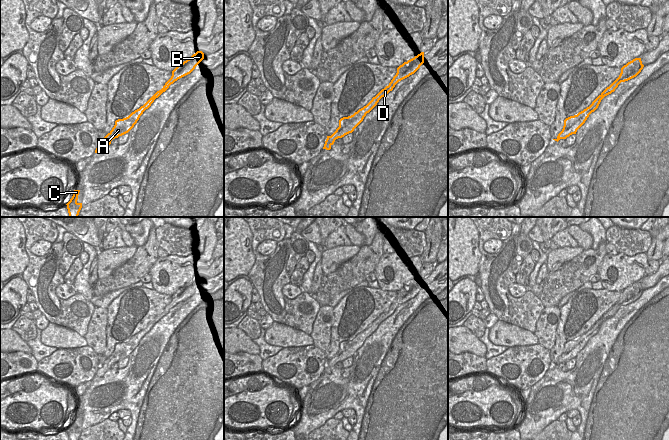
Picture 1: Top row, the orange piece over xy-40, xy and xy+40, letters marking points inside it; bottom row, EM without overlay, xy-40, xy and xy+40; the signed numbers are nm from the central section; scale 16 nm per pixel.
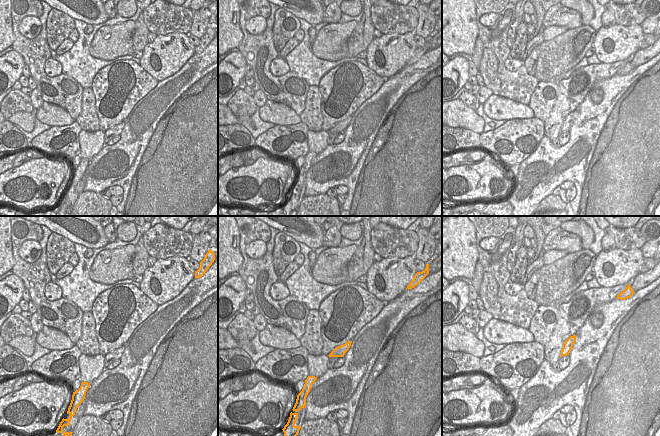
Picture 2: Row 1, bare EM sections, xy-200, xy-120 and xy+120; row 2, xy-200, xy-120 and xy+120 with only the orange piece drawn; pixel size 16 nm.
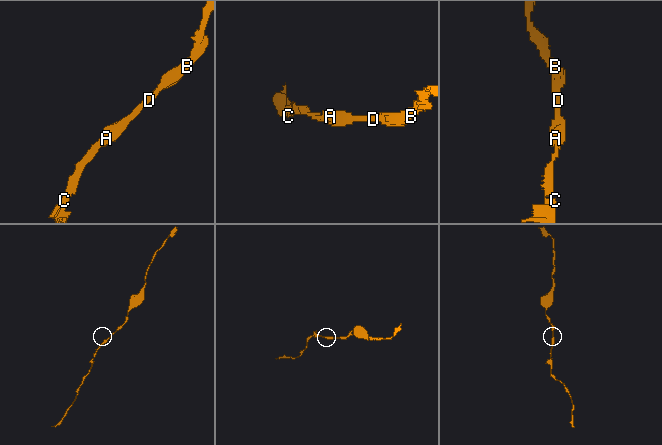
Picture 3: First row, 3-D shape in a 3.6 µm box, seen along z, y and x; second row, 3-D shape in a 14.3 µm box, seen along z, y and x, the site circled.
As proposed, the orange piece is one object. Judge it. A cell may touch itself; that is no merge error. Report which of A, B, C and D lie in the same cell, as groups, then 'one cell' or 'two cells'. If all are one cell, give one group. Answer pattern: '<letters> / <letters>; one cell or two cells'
A B C D; one cell

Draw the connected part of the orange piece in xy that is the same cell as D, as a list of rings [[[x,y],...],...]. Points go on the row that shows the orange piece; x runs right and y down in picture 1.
[[[421,52],[414,58],[400,65],[397,68],[396,75],[393,77],[389,85],[382,89],[375,97],[373,97],[366,106],[359,109],[353,115],[343,117],[339,120],[339,127],[331,136],[327,136],[323,149],[330,150],[336,139],[342,138],[345,135],[352,133],[354,129],[363,121],[366,114],[369,113],[377,105],[382,97],[392,91],[399,81],[414,74],[423,63],[424,52]]]

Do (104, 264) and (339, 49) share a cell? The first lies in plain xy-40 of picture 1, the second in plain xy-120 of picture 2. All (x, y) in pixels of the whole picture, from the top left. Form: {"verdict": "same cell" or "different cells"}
{"verdict": "same cell"}

